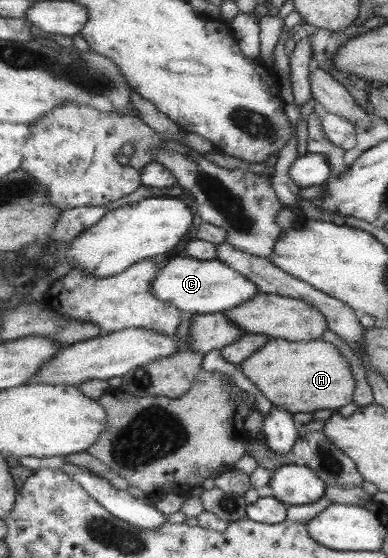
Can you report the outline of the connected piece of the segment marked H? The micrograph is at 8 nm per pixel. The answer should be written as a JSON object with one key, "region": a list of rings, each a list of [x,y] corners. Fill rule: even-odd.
{"region":[[[270,338],[237,367],[270,401],[271,407],[281,407],[292,414],[311,414],[317,409],[337,411],[352,402],[355,387],[349,364],[333,344],[321,338],[305,342]]]}

